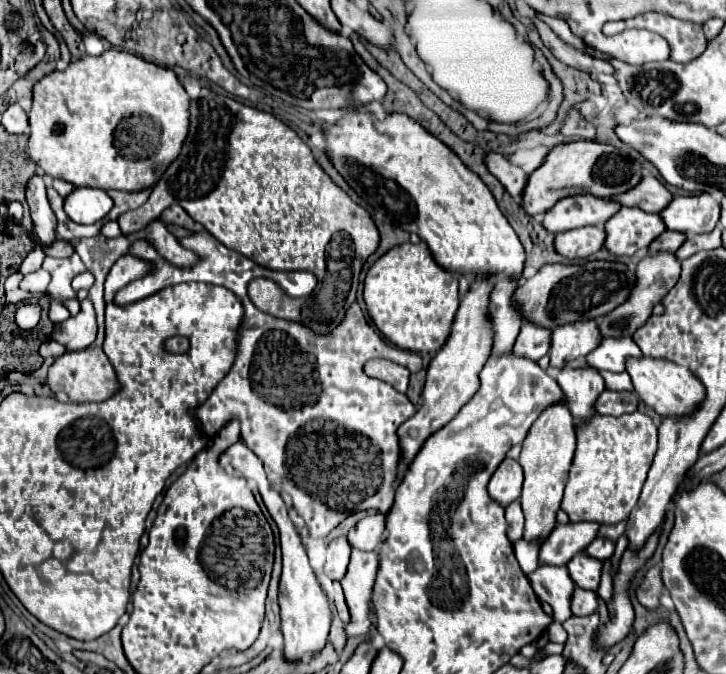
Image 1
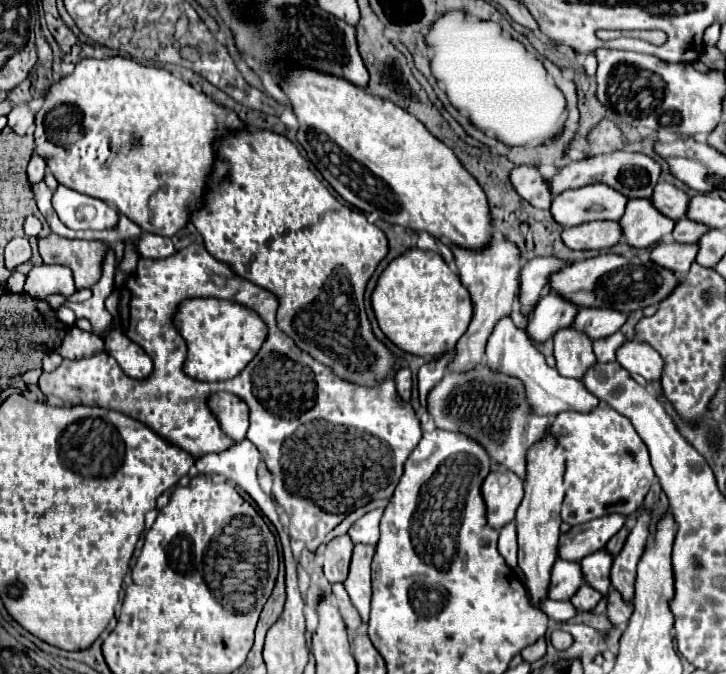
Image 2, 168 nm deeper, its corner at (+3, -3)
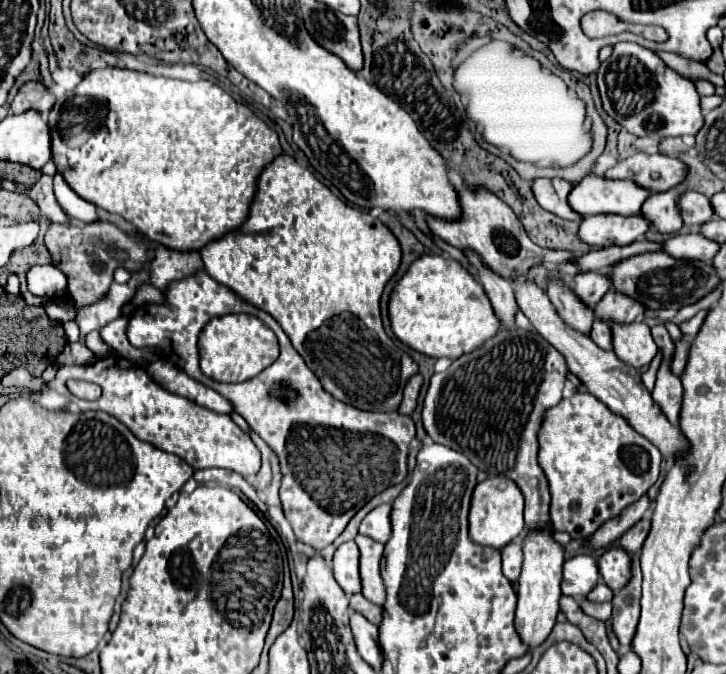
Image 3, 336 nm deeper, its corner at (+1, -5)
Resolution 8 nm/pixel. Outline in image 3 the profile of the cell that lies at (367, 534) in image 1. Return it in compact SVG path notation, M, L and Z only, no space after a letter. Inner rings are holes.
M382 504L382 506L374 508L362 520L360 534L384 544L390 538L390 504Z

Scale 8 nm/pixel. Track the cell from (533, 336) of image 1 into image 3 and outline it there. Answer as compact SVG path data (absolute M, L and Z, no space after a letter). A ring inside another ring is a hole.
M586 272L586 274L578 274L574 278L574 286L572 292L586 304L586 306L594 306L598 304L598 300L610 290L610 280L606 280L604 274L596 274L596 272Z

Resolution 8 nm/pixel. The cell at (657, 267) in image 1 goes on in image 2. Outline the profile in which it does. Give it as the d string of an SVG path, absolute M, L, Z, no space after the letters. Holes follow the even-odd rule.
M658 242L650 252L652 262L674 270L678 274L688 274L690 264L696 260L696 244L680 242Z

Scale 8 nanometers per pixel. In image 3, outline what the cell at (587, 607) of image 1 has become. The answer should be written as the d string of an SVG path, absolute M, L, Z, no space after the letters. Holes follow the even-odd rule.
M602 580L592 588L592 592L586 596L586 600L590 602L610 602L612 600L612 590L606 588L606 584L602 584Z

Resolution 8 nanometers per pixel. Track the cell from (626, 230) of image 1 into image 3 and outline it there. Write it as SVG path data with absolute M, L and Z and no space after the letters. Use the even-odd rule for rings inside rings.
M660 192L646 198L642 204L642 216L650 222L650 228L654 228L660 234L674 234L682 228L682 218L678 212L678 196L674 192Z

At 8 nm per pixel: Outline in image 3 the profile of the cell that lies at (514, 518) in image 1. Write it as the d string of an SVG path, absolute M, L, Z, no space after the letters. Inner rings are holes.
M512 540L502 548L502 572L510 582L516 582L522 566L522 548L518 540Z

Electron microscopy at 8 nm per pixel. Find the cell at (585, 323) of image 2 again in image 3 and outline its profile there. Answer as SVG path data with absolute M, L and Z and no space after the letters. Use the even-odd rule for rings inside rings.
M606 292L606 296L594 306L594 316L604 322L630 324L642 316L644 308L636 300L626 300L618 292Z

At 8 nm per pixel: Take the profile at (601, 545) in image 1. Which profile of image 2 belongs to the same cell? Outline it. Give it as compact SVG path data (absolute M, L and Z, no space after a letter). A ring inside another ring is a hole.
M624 526L616 536L612 536L612 538L610 538L610 542L608 542L606 550L608 550L610 554L614 554L614 556L616 556L616 554L622 550L622 546L624 546L624 542L626 542L626 538L628 538L628 532L630 532L630 528L626 528L626 526Z

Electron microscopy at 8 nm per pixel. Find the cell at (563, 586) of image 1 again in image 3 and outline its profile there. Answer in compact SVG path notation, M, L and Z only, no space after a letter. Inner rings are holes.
M578 554L564 562L564 576L562 576L562 594L572 596L574 600L584 600L586 594L598 584L598 566L594 564L592 556Z

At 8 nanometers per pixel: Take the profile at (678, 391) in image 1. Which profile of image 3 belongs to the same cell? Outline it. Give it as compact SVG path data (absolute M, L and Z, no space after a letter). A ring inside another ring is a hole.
M636 320L634 324L610 324L612 326L612 340L614 340L614 354L634 366L644 368L652 362L658 348L652 340L650 328Z

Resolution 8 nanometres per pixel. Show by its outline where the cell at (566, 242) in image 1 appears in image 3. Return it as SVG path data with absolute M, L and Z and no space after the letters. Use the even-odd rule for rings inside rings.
M598 214L586 216L578 228L578 238L590 246L626 246L642 238L648 230L648 220L640 214L618 216L618 214Z

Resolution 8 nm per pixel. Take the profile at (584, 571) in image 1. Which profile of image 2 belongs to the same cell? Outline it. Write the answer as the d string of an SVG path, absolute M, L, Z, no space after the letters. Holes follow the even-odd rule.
M598 550L596 554L590 554L580 562L586 582L602 594L608 594L610 590L608 570L612 570L612 558L614 556L610 556L606 550Z

